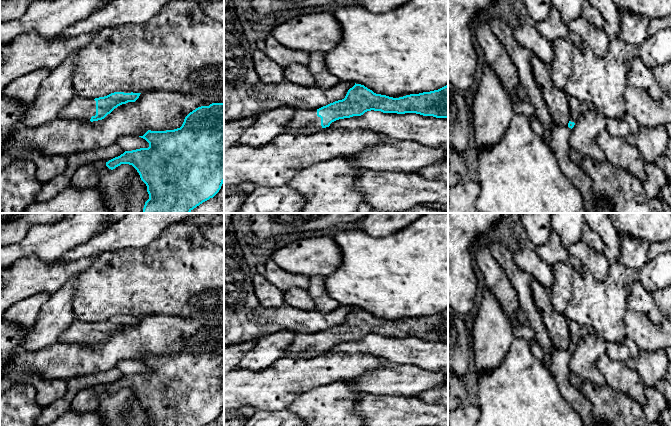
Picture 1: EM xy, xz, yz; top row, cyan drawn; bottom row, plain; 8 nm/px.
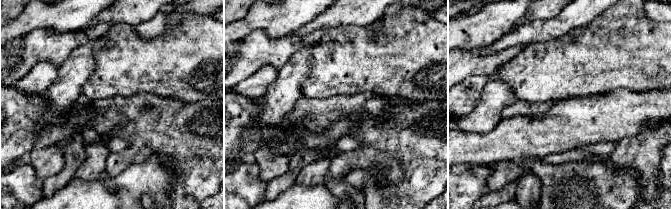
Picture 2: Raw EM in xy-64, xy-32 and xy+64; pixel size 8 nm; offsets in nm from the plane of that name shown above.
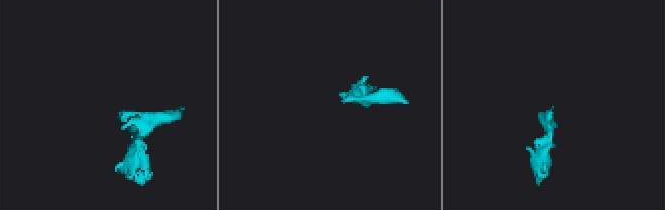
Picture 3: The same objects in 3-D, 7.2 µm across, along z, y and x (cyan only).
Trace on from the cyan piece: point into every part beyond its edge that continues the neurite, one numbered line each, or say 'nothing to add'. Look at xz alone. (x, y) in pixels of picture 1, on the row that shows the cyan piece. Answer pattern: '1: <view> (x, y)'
1: xz (302, 119)

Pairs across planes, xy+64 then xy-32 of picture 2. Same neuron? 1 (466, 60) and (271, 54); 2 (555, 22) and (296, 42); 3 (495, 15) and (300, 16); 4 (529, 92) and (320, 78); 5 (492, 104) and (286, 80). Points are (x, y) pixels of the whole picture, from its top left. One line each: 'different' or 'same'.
1: same
2: different
3: same
4: same
5: same

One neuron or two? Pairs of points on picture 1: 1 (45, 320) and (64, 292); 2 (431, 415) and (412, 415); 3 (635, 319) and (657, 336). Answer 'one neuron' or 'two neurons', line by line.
1: one neuron
2: one neuron
3: one neuron

